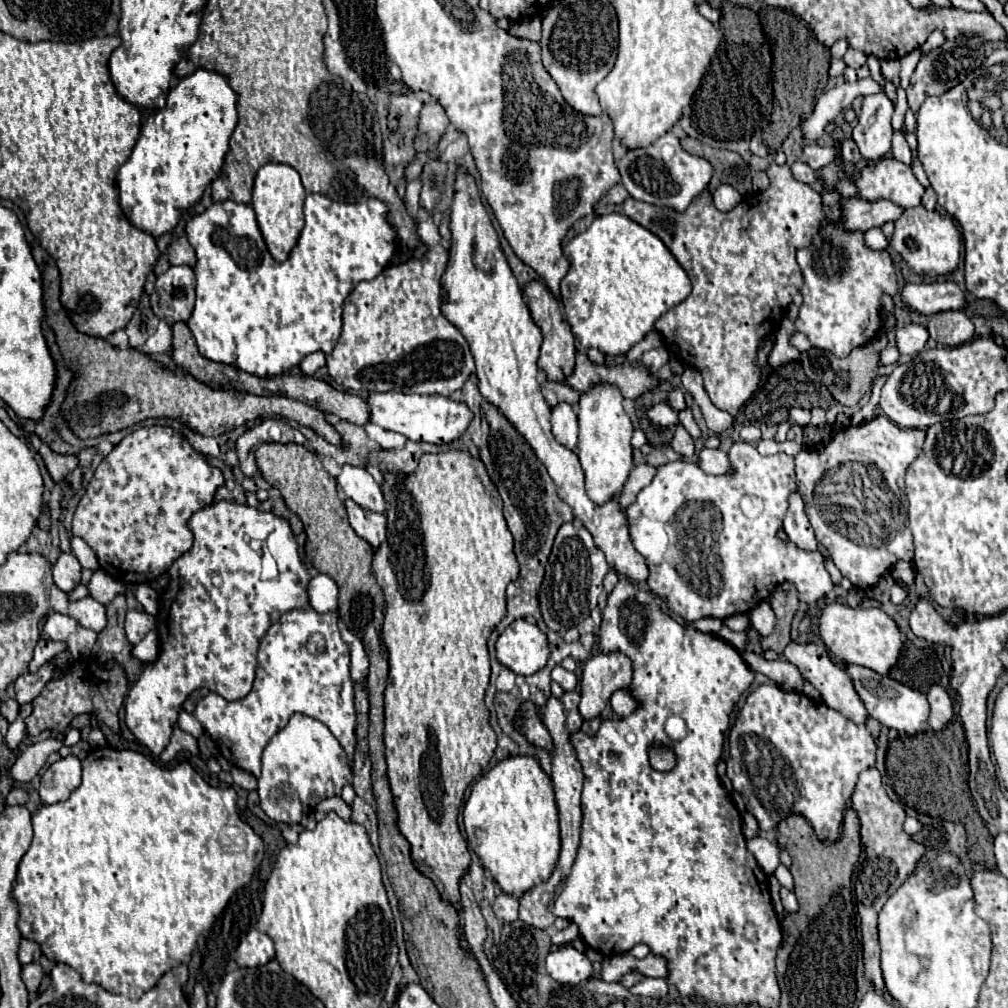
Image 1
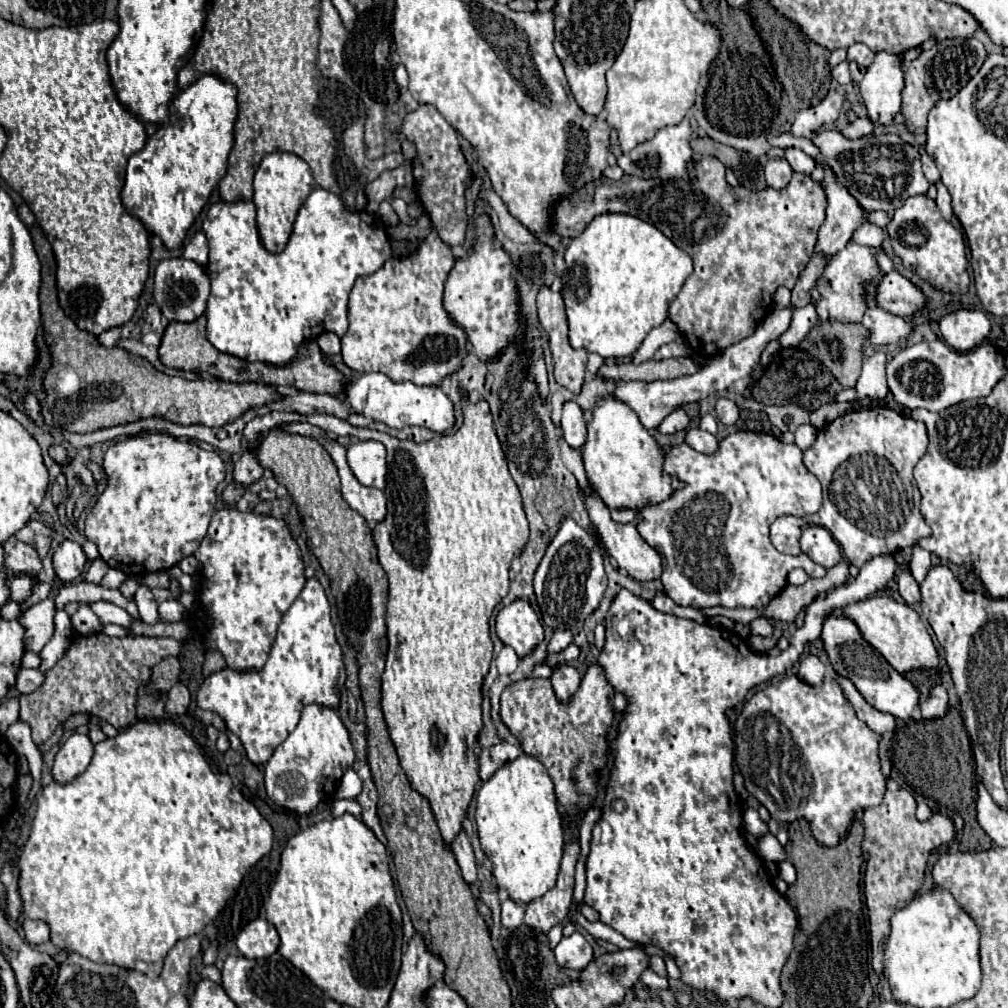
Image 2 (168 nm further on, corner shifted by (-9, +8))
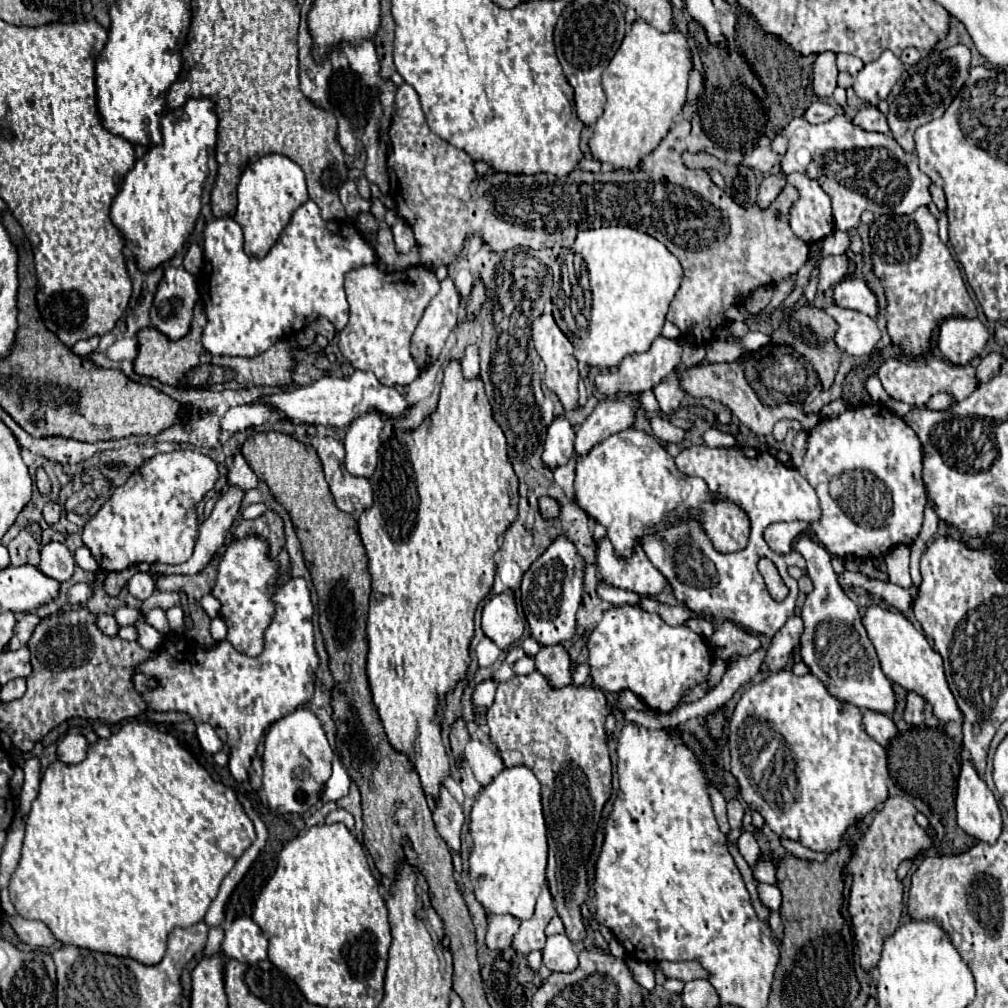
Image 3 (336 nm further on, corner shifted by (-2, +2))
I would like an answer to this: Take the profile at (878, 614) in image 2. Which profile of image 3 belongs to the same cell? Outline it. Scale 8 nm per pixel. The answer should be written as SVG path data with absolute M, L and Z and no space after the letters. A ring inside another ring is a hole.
M869 606L863 624L867 628L867 634L871 642L875 644L875 650L881 660L881 668L887 678L901 684L905 690L913 690L919 696L925 698L925 702L933 708L933 714L941 722L957 722L963 724L963 712L959 712L959 706L949 690L947 678L943 674L943 662L941 656L929 646L927 638L915 630L915 626L895 608L879 608Z

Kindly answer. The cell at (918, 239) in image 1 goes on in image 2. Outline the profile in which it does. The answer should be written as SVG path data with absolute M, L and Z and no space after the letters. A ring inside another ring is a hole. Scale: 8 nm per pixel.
M928 196L908 198L892 216L892 222L886 228L894 252L902 258L904 266L914 270L920 278L930 280L948 292L966 292L968 290L968 260L964 236L952 222L944 220L936 202Z

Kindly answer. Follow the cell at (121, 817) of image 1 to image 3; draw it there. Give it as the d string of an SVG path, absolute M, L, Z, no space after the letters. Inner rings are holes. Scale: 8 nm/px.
M125 722L109 738L99 738L95 744L91 744L87 758L83 762L63 764L55 760L53 764L49 764L49 768L45 770L45 776L41 778L39 796L31 804L31 812L27 816L21 860L17 870L11 876L9 896L15 910L23 918L45 922L55 934L55 938L63 944L73 944L73 946L81 946L81 948L89 948L89 950L97 950L105 954L115 954L115 956L129 956L143 964L159 964L159 960L165 956L169 932L175 926L187 928L203 920L209 904L217 896L221 880L231 872L235 862L253 844L253 840L255 840L253 822L243 812L235 792L229 786L215 782L209 776L209 772L195 760L195 756L179 744L175 736L161 732L149 724Z

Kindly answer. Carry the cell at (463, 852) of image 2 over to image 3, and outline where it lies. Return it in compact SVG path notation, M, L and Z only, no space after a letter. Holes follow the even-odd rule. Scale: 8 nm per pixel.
M441 786L441 792L437 796L437 802L433 808L433 820L435 820L437 832L443 836L447 846L459 852L459 844L461 844L459 834L461 834L461 826L465 818L463 818L461 804L449 794L445 786Z

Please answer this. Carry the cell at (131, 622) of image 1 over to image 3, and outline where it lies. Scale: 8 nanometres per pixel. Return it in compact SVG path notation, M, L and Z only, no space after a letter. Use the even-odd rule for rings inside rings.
M137 572L131 580L129 580L129 592L133 596L137 596L139 600L145 600L151 596L151 592L155 590L155 580L149 572Z

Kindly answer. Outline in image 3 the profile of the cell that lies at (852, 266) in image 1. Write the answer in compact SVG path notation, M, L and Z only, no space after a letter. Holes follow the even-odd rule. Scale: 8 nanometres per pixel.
M827 256L819 262L819 292L829 290L833 284L841 282L847 276L847 256Z

